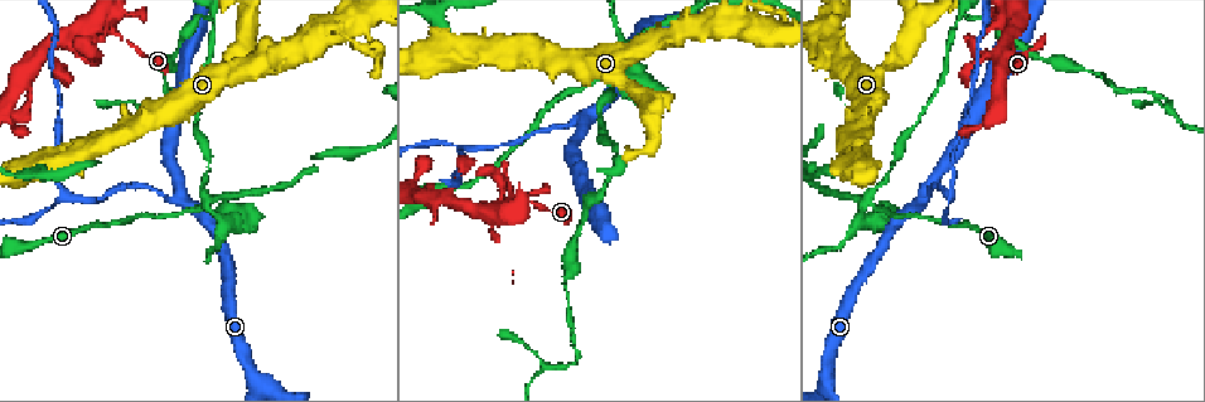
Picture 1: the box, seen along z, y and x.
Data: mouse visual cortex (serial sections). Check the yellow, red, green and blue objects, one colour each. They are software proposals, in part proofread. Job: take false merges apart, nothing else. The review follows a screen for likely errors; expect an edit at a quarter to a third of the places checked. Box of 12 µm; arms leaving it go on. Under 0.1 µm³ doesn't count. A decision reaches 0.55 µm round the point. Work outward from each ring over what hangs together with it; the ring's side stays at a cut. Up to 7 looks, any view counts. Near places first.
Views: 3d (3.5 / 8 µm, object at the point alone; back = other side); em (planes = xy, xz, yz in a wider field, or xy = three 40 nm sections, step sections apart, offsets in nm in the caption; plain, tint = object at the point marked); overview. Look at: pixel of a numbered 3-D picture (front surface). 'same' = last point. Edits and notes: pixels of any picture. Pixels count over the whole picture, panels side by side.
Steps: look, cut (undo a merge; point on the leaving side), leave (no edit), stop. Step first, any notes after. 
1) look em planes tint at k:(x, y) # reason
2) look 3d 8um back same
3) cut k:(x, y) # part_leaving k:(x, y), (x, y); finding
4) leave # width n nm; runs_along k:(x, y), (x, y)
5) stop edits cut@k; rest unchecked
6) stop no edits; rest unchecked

look 3d 3.5um at 1:(922, 202) # sudden change in width

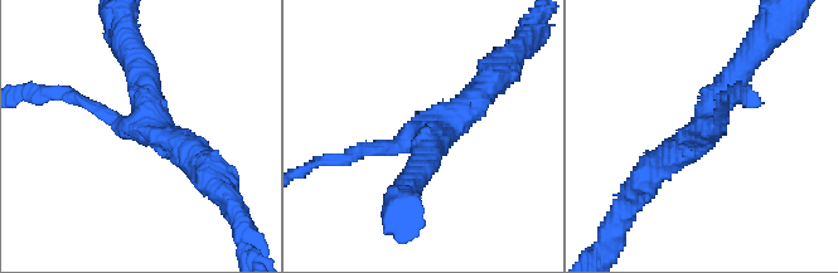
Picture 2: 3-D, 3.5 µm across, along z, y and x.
look em xy step 5 tint at 2:(430, 135) # arms 3; arm_widths 150, 350, 350 nm; shape alone is not enough

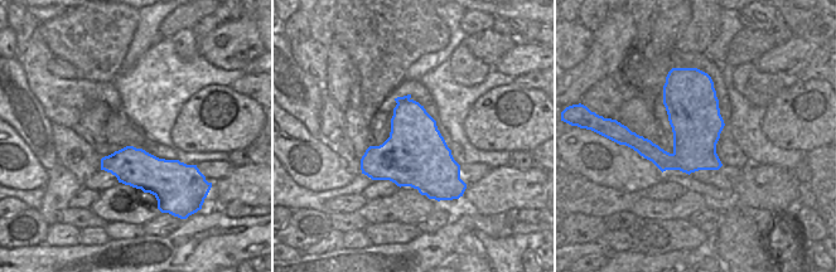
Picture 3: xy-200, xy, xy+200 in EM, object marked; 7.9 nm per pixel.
leave # runs_along 2:(660, 164), (702, 137), (750, 52); one cell here

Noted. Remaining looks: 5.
look 3d 3.5um at 1:(81, 57) # abrupt turn

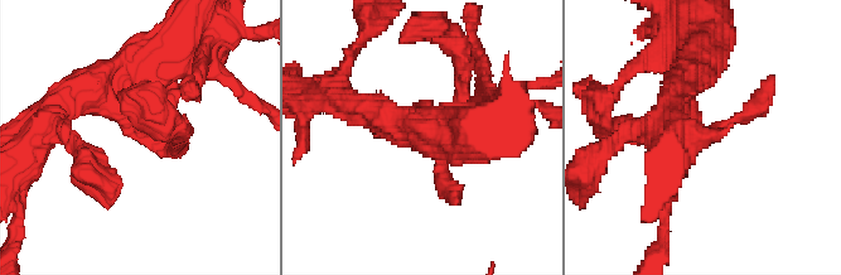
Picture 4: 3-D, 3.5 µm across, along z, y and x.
look em xy step 1 tint at 4:(136, 133) # shape alone is not enough

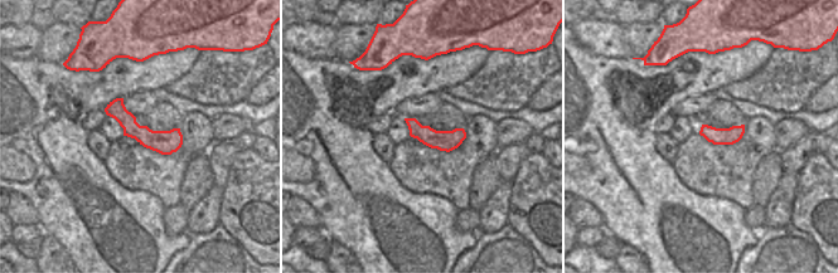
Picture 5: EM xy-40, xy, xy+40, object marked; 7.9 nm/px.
look em planes tint same # another direction

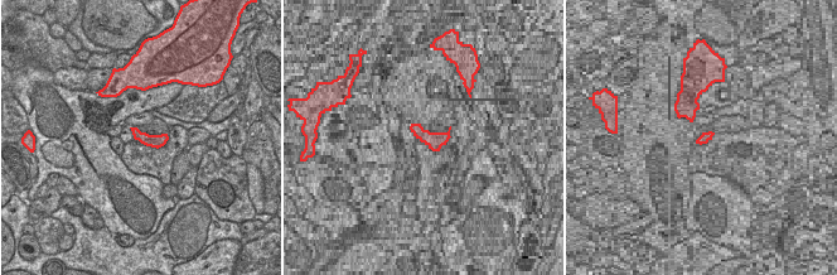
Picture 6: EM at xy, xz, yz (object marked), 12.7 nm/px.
leave # runs_along 4:(135, 66), (127, 128), (182, 139); continuous, no second cell

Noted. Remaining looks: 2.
look 3d 3.5um at 1:(207, 203) # abrupt turn

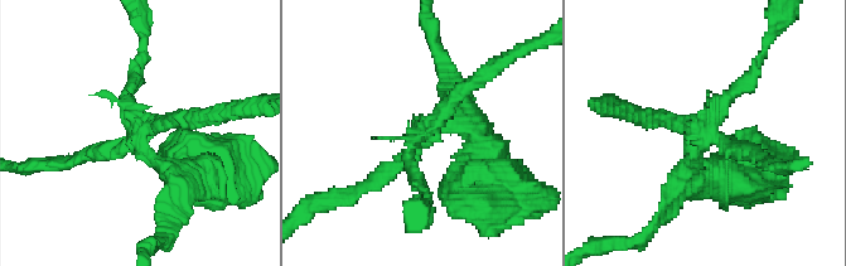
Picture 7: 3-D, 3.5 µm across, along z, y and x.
look em planes tint at 7:(133, 132) # arms 4; arm_widths 200, 200, 200, 250 nm

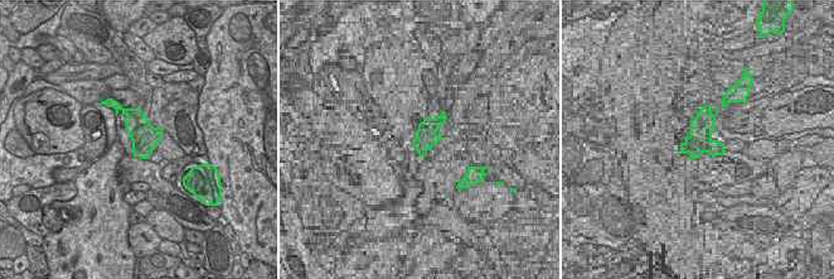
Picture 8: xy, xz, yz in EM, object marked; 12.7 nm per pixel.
cut 7:(744, 135) # width 360 nm; part_leaving 7:(718, 136), (707, 117), (763, 52); a second cell is stuck on

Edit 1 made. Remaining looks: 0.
stop edits cut@7; rest unchecked

